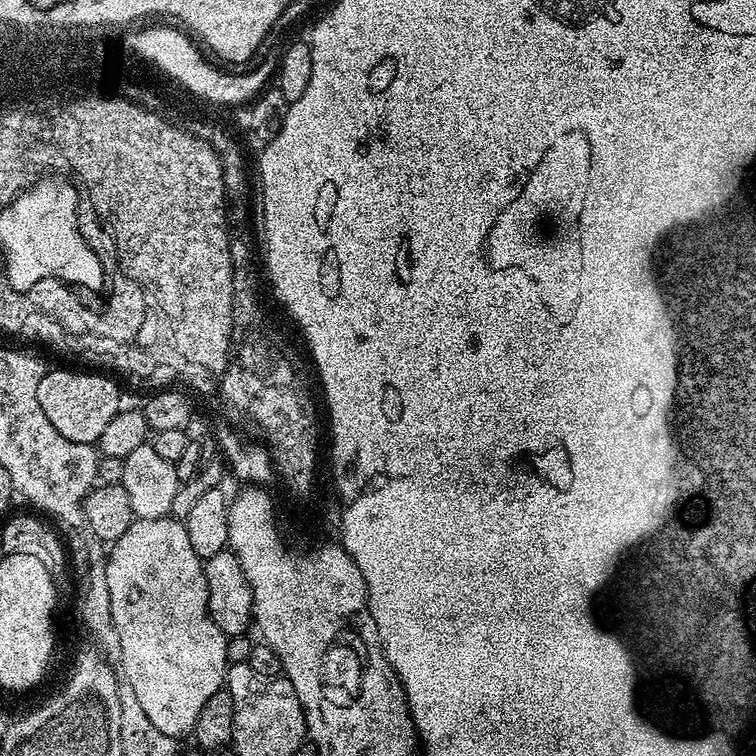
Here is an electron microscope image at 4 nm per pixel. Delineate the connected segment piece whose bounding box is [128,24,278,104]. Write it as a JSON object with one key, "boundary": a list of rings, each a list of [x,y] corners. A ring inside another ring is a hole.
{"boundary":[[[169,24],[170,26],[152,26],[139,27],[140,36],[134,36],[134,38],[130,38],[128,40],[128,44],[134,48],[134,50],[138,50],[142,56],[150,56],[152,60],[156,60],[160,66],[164,66],[166,70],[170,70],[174,76],[178,76],[180,80],[184,80],[190,88],[194,88],[193,97],[197,99],[204,99],[210,102],[214,102],[216,104],[238,104],[240,102],[247,103],[252,99],[255,99],[262,91],[263,88],[267,85],[266,80],[272,75],[275,75],[278,62],[277,59],[273,56],[266,57],[262,64],[256,67],[254,70],[250,72],[244,72],[242,74],[236,74],[234,70],[228,70],[232,72],[224,72],[222,70],[218,70],[216,67],[212,66],[208,61],[202,59],[200,54],[201,49],[195,46],[196,43],[183,29],[176,27],[175,25]]]}

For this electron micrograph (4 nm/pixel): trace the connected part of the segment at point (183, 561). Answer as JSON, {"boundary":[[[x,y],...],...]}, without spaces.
{"boundary":[[[171,515],[153,520],[133,519],[132,525],[111,545],[107,553],[106,585],[109,587],[110,610],[112,611],[113,624],[117,628],[119,641],[121,642],[121,654],[118,667],[124,671],[123,679],[128,682],[134,695],[138,698],[139,705],[146,712],[150,722],[166,736],[181,738],[195,729],[198,722],[198,714],[202,714],[202,706],[210,702],[215,692],[221,691],[226,680],[226,673],[230,667],[226,658],[226,646],[228,637],[222,630],[218,630],[216,623],[208,616],[208,591],[206,590],[206,578],[204,577],[204,565],[198,554],[194,554],[194,546],[190,546],[190,534],[186,534],[186,526],[183,520],[173,519]]]}

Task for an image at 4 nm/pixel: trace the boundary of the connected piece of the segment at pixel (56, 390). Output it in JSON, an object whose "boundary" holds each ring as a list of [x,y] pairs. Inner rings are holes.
{"boundary":[[[45,371],[42,382],[38,382],[38,406],[42,406],[42,414],[50,418],[50,426],[62,434],[70,442],[95,445],[102,438],[102,430],[110,426],[110,418],[121,411],[120,388],[108,376],[95,376],[92,372],[52,372]]]}

